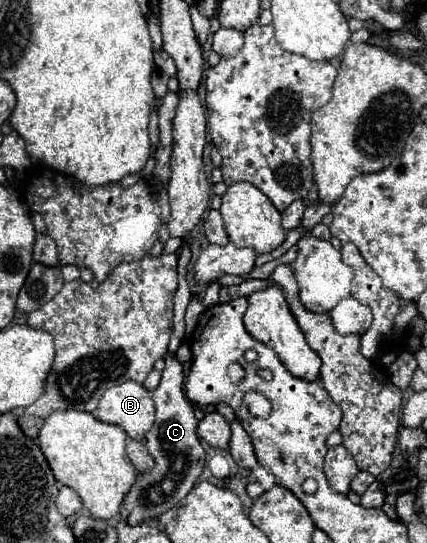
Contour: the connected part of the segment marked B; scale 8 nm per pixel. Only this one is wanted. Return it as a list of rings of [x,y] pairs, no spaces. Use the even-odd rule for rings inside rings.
[[[128,380],[108,388],[102,394],[94,414],[106,424],[116,424],[126,430],[130,438],[144,440],[146,432],[154,424],[152,394],[142,384]]]

